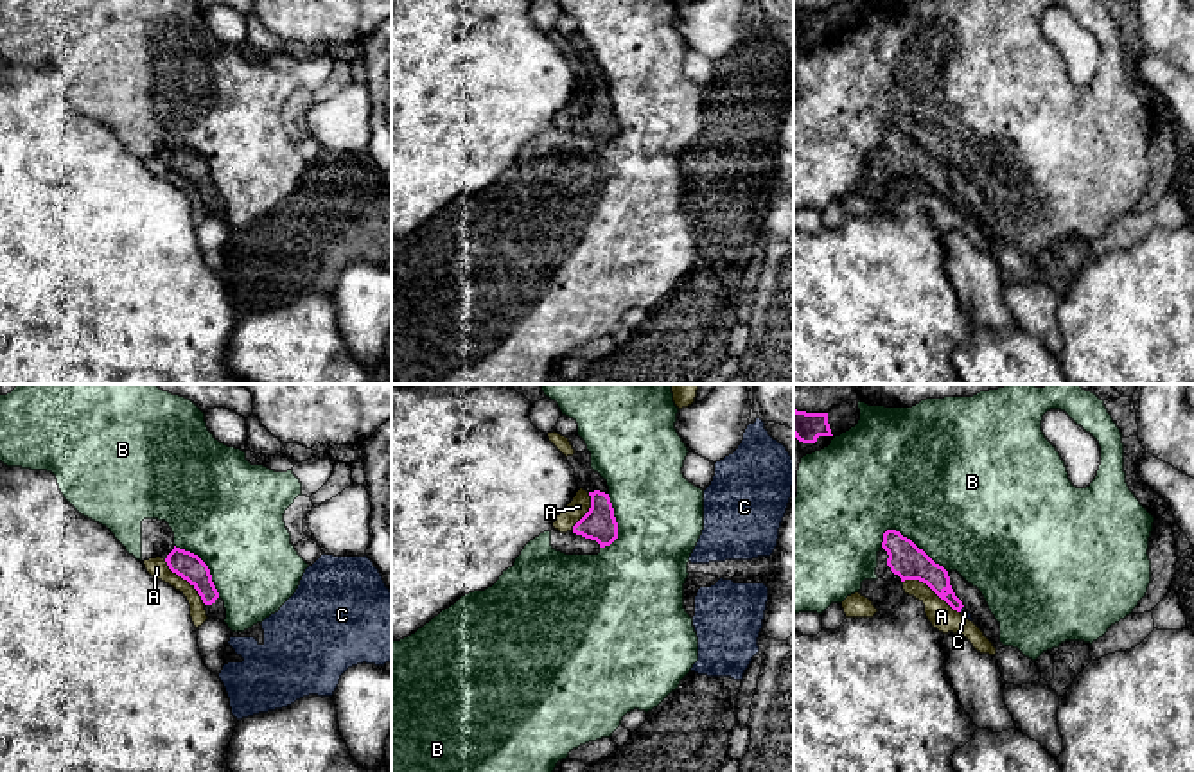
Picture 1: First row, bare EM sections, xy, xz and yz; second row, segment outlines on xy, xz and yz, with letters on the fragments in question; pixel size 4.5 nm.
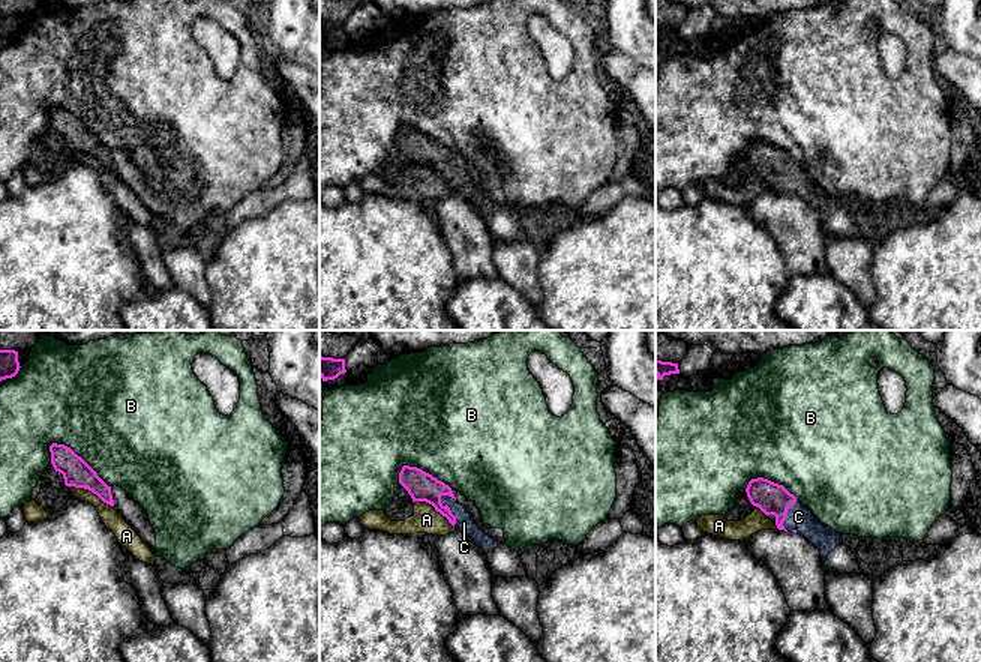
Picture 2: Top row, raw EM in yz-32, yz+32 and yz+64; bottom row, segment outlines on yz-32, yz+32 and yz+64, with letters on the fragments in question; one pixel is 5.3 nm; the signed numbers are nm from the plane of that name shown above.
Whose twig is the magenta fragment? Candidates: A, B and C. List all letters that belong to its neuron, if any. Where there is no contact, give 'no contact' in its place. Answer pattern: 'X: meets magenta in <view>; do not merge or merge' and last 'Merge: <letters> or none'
A: meets magenta in yz; do not merge
B: meets magenta in yz; do not merge
C: meets magenta in yz; merge
Merge: C

